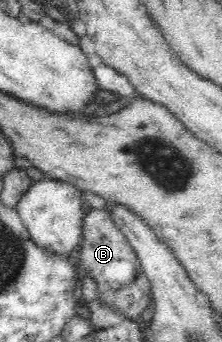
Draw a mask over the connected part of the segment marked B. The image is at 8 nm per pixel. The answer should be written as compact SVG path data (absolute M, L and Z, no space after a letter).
M89 208L83 214L81 222L81 240L77 242L77 267L96 282L96 298L113 307L121 317L138 321L151 306L152 288L145 276L133 247L111 219L109 210Z

